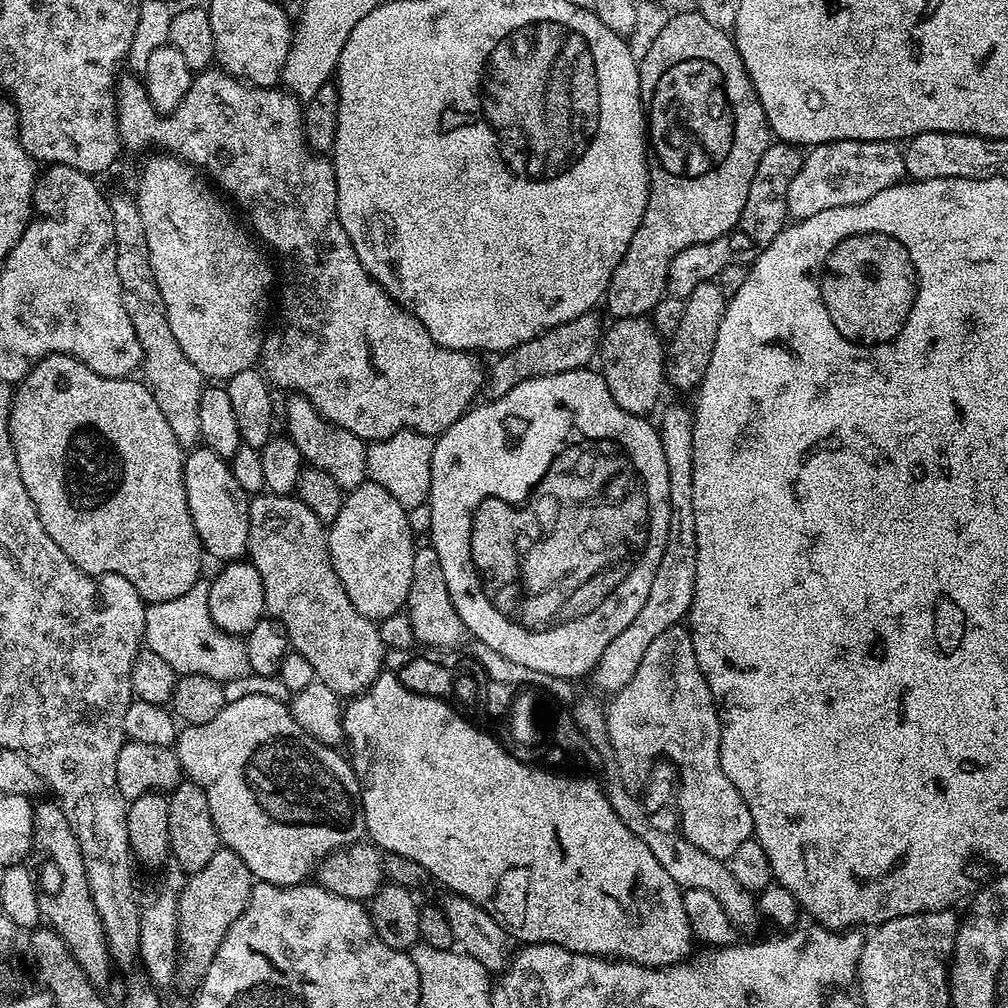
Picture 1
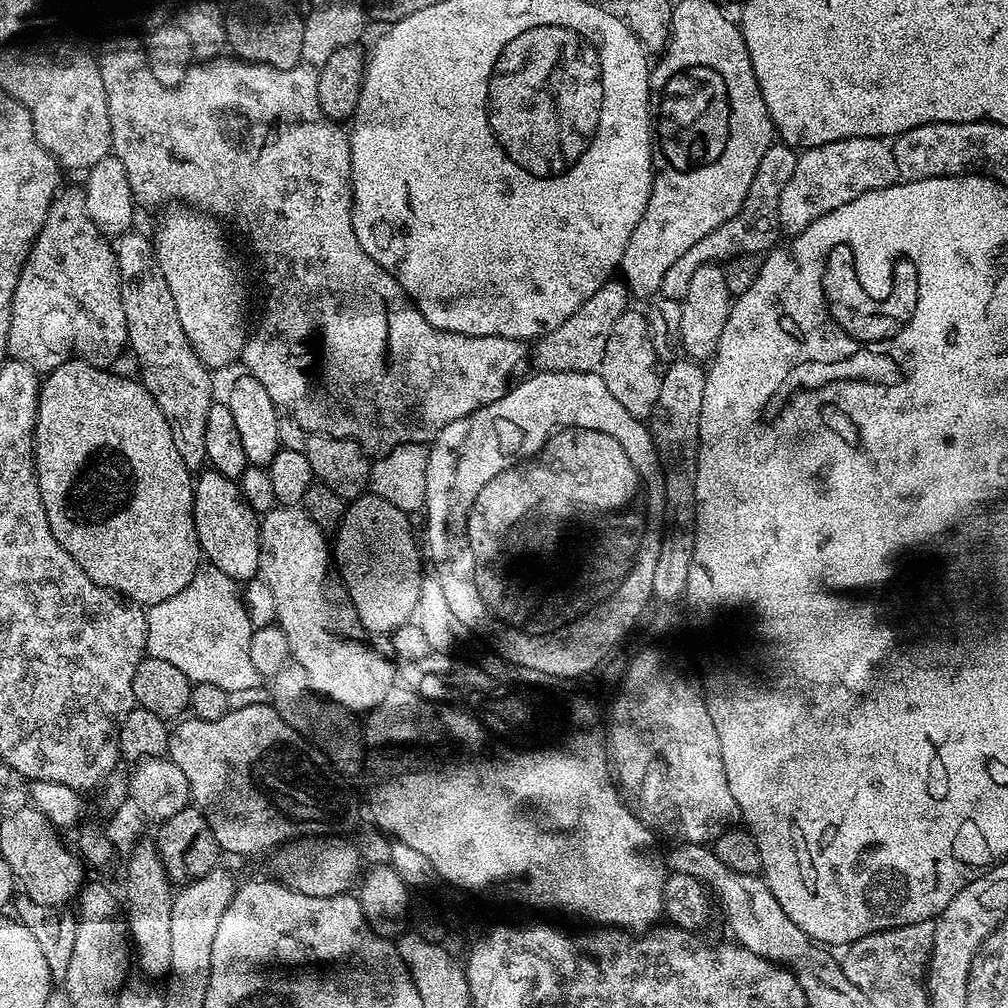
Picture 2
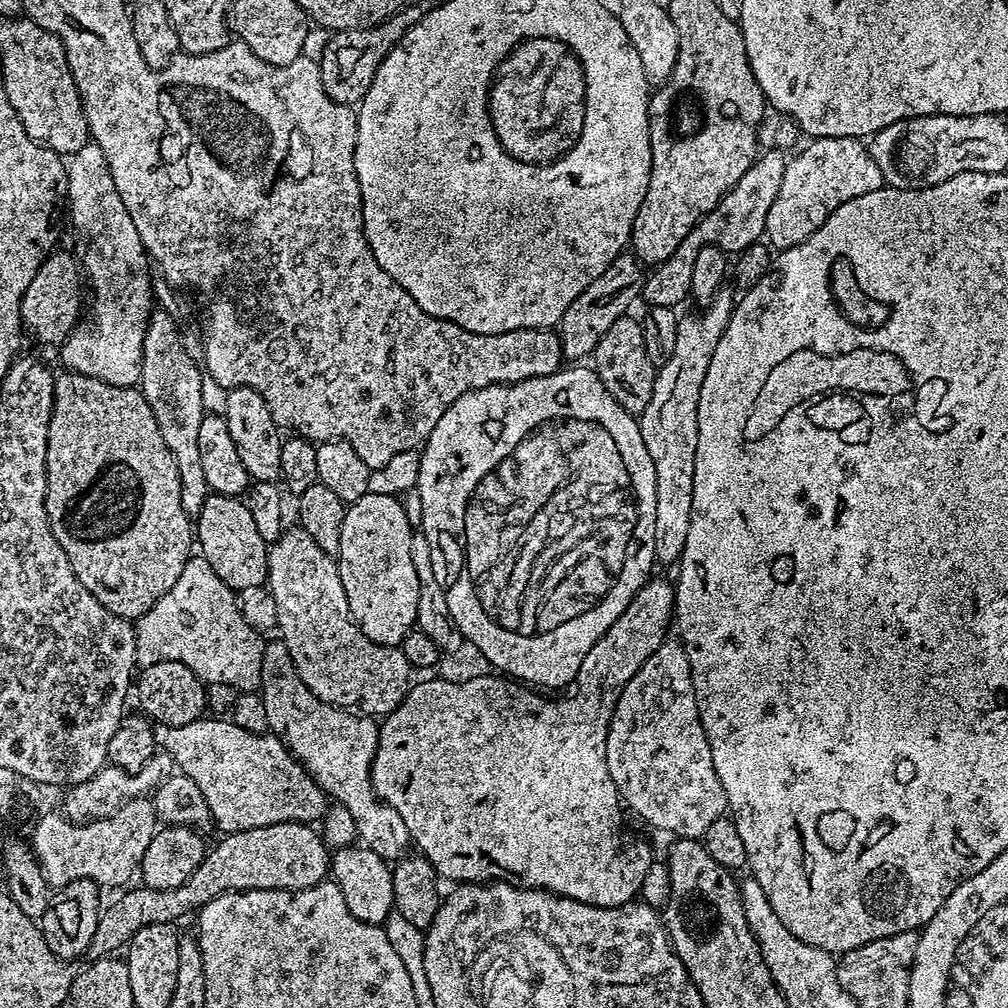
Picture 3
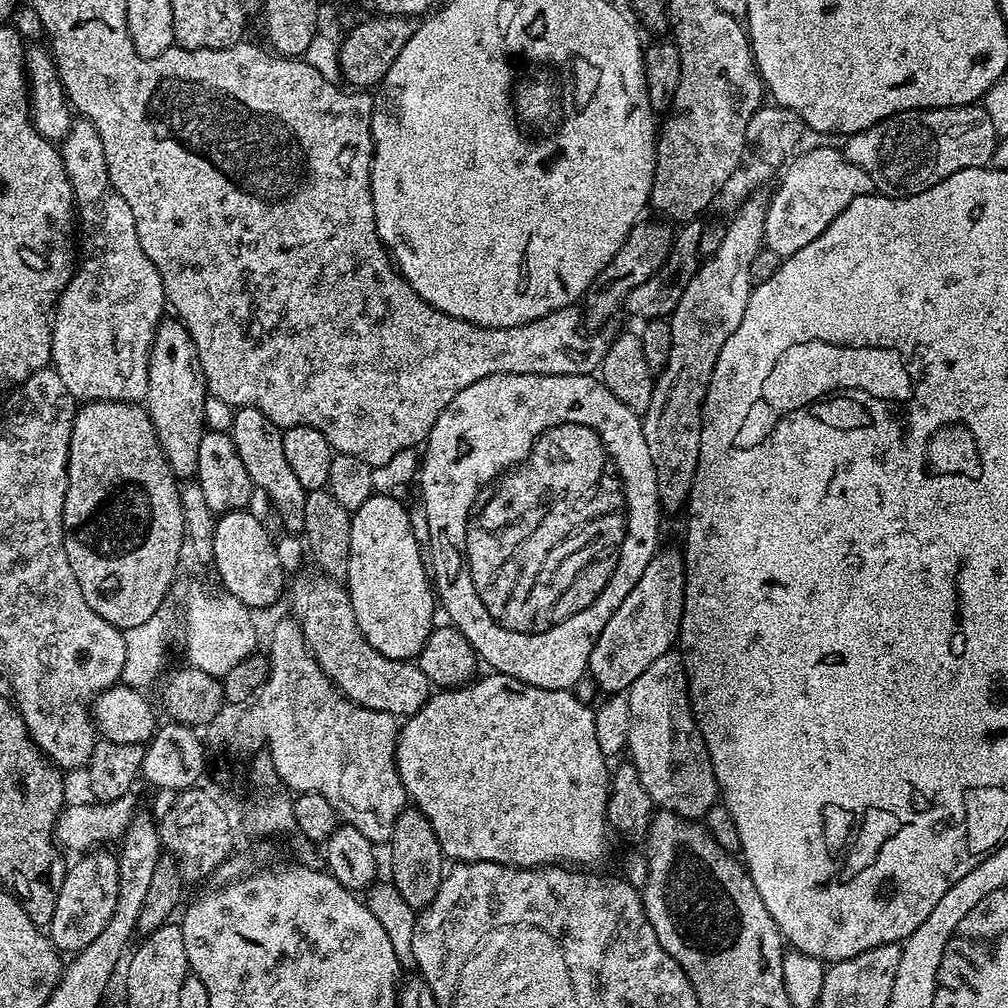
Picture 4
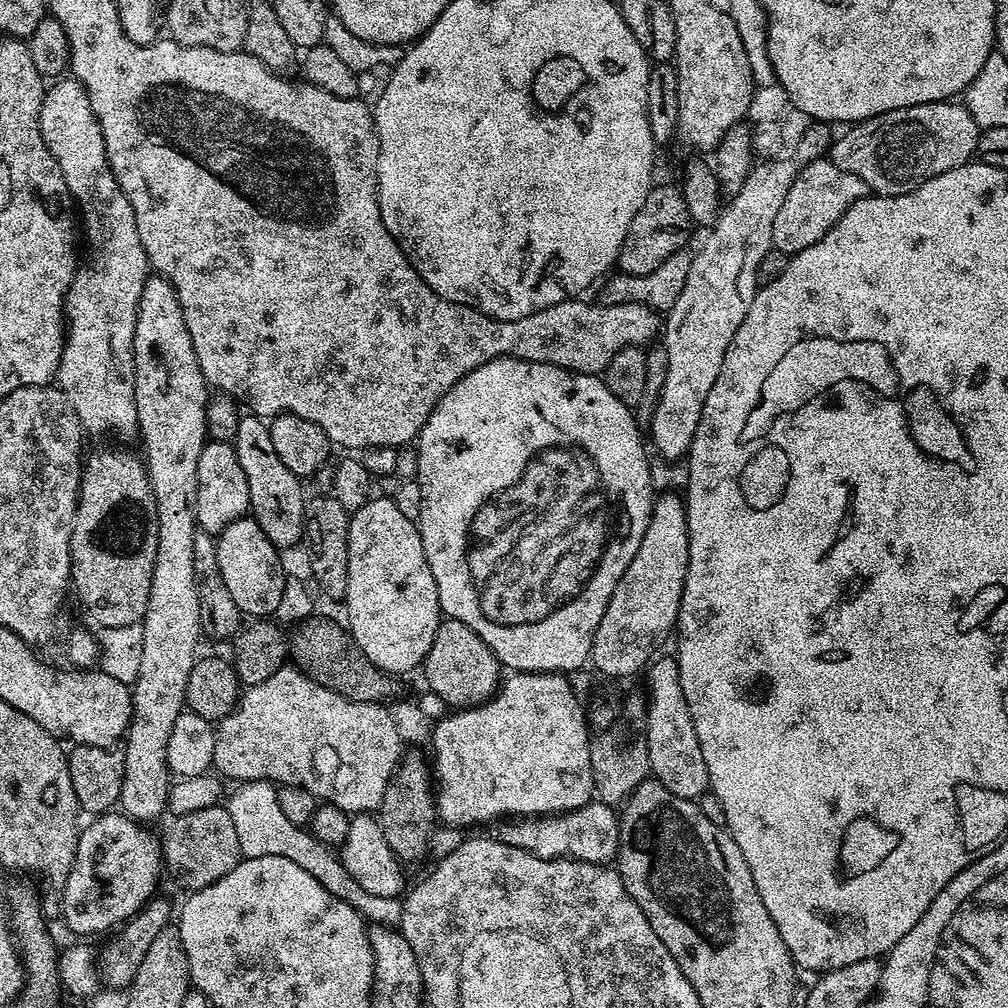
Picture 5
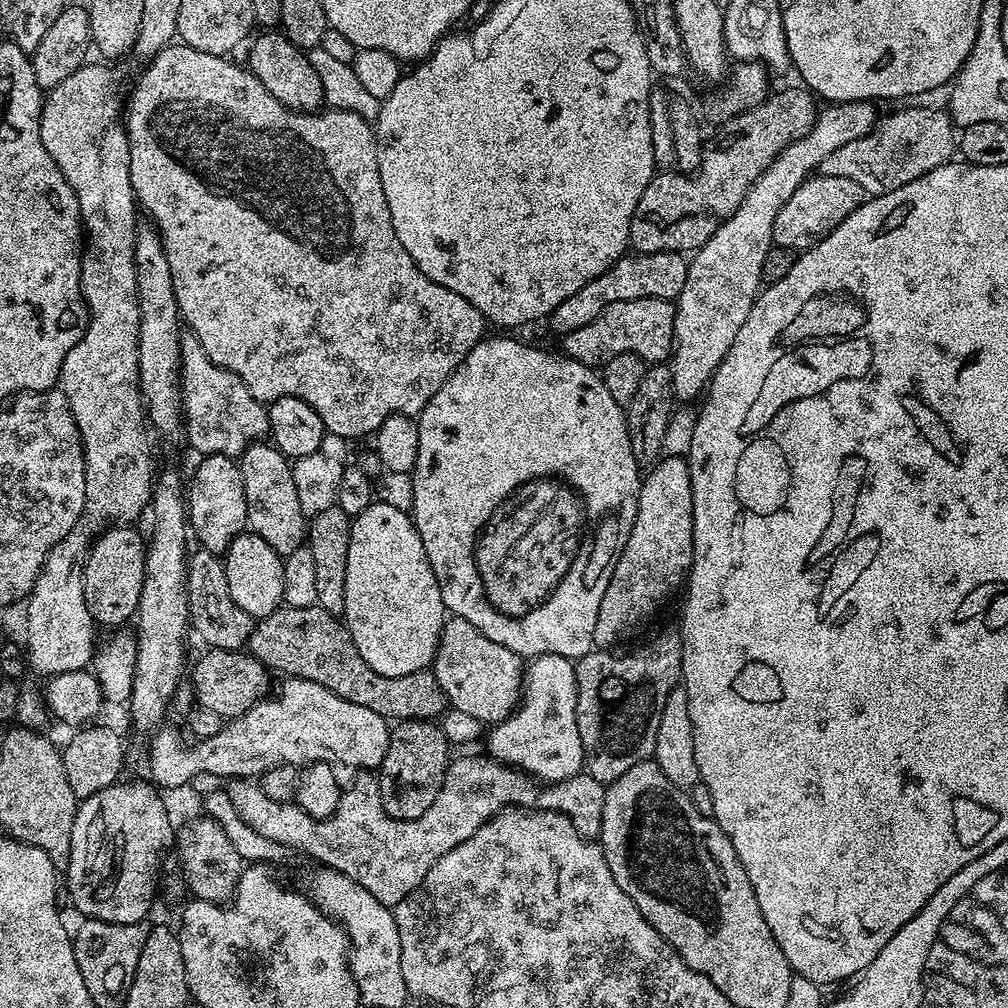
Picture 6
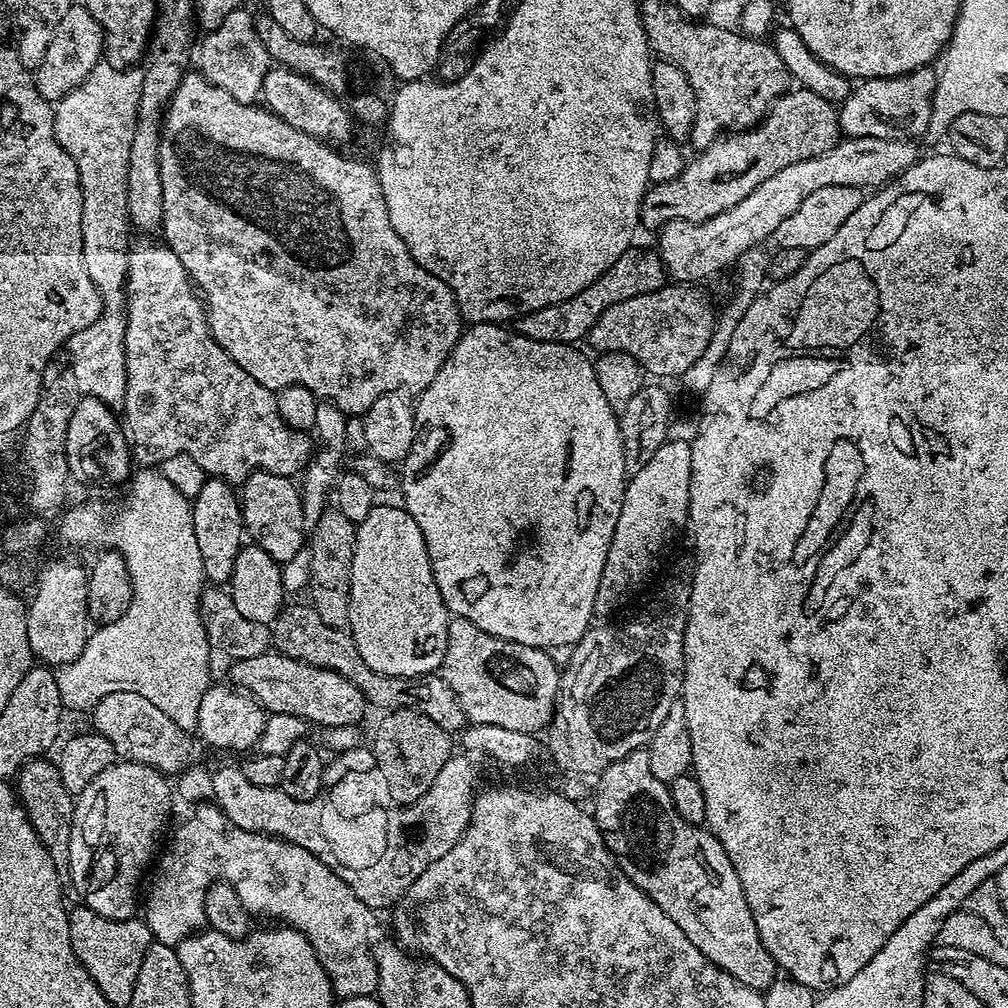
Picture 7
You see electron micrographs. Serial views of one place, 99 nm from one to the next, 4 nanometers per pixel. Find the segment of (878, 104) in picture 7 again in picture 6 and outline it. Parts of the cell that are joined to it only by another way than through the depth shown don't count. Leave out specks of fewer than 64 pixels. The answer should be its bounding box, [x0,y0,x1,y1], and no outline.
[670,100,878,402]

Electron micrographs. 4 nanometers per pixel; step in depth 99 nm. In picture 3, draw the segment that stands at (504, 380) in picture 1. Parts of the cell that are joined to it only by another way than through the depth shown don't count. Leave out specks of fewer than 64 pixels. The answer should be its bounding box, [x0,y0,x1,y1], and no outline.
[558,254,646,362]

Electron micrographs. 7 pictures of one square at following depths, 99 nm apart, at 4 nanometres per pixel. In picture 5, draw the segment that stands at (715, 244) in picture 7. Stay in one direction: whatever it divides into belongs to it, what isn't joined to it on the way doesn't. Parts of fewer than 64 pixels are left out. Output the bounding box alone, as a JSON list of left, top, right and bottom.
[830,100,982,196]

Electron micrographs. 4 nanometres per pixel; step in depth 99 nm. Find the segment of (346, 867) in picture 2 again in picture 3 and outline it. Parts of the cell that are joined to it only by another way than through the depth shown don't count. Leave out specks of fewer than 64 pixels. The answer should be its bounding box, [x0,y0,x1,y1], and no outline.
[85,823,330,962]

